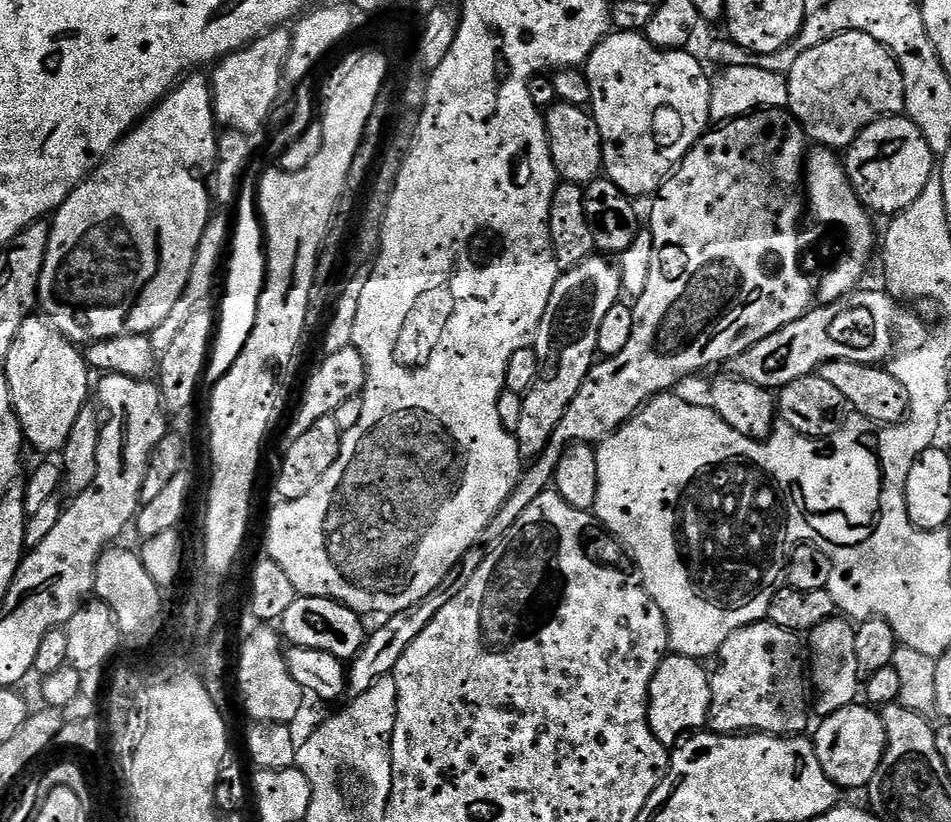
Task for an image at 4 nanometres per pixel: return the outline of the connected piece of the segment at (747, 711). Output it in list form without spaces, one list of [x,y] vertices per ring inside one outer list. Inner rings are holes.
[[[771,622],[739,628],[726,638],[718,653],[719,660],[720,665],[710,676],[712,693],[707,727],[711,731],[729,734],[767,732],[773,736],[799,736],[809,731],[810,664],[806,659],[805,641],[797,633]]]

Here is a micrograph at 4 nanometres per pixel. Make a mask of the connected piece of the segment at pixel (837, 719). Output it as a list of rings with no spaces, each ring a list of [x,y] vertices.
[[[857,702],[823,717],[819,723],[814,743],[818,760],[822,762],[828,777],[842,790],[867,789],[889,746],[883,715],[875,707]]]

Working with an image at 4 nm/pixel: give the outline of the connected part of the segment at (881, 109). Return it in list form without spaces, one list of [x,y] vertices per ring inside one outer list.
[[[843,32],[822,42],[822,46],[814,46],[798,54],[786,77],[789,86],[787,111],[791,112],[803,128],[805,137],[816,146],[847,150],[866,126],[884,116],[899,116],[904,112],[906,86],[902,70],[893,58],[891,50],[882,46],[882,42],[870,38],[870,34]]]

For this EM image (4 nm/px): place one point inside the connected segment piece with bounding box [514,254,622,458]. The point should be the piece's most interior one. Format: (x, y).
(566, 342)

